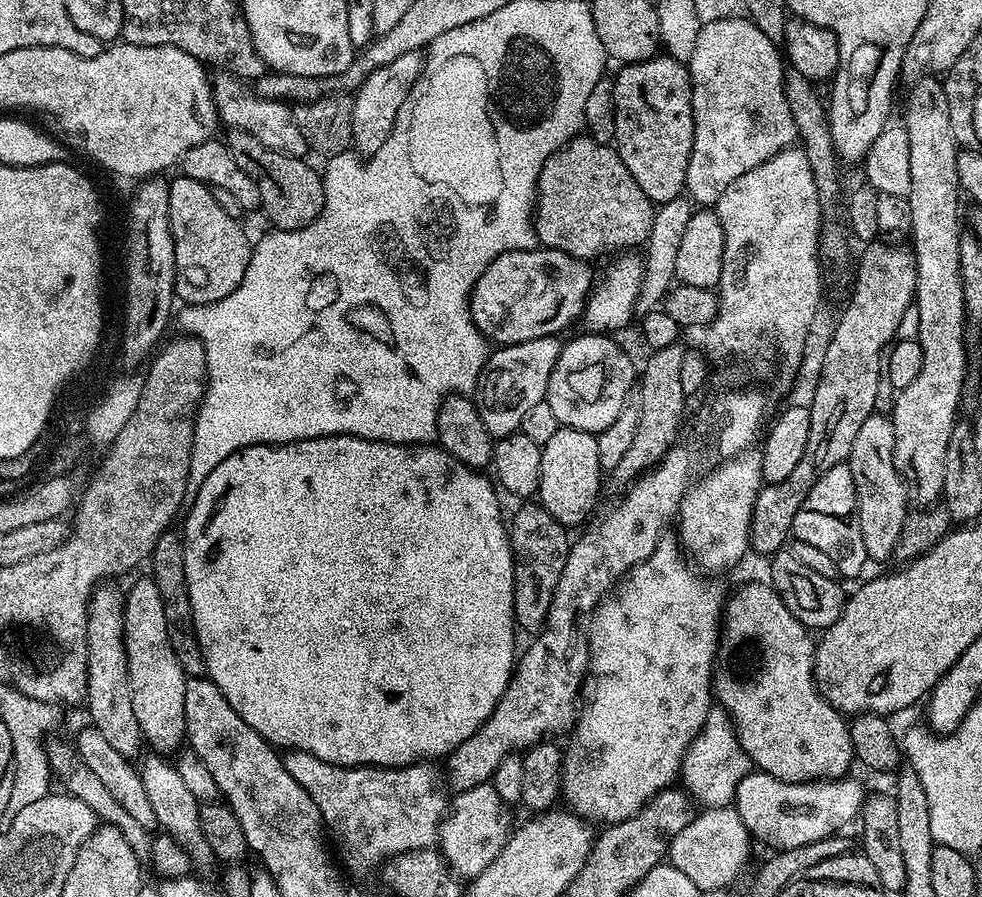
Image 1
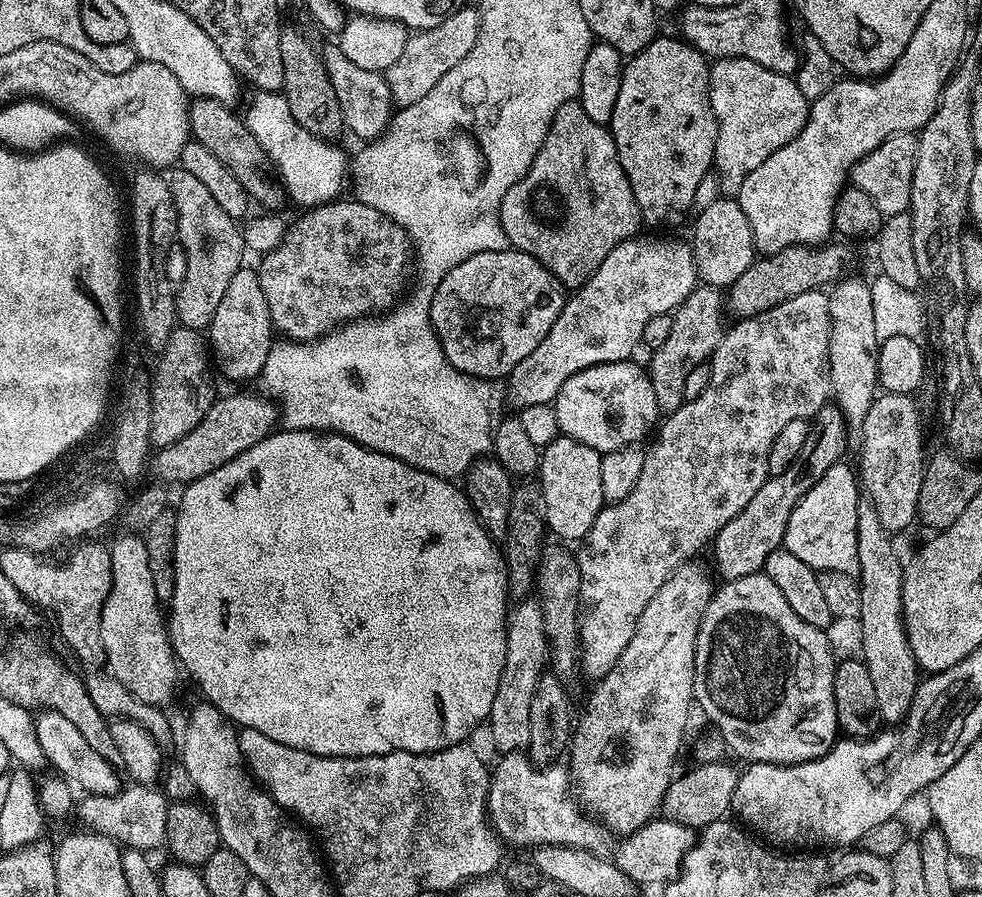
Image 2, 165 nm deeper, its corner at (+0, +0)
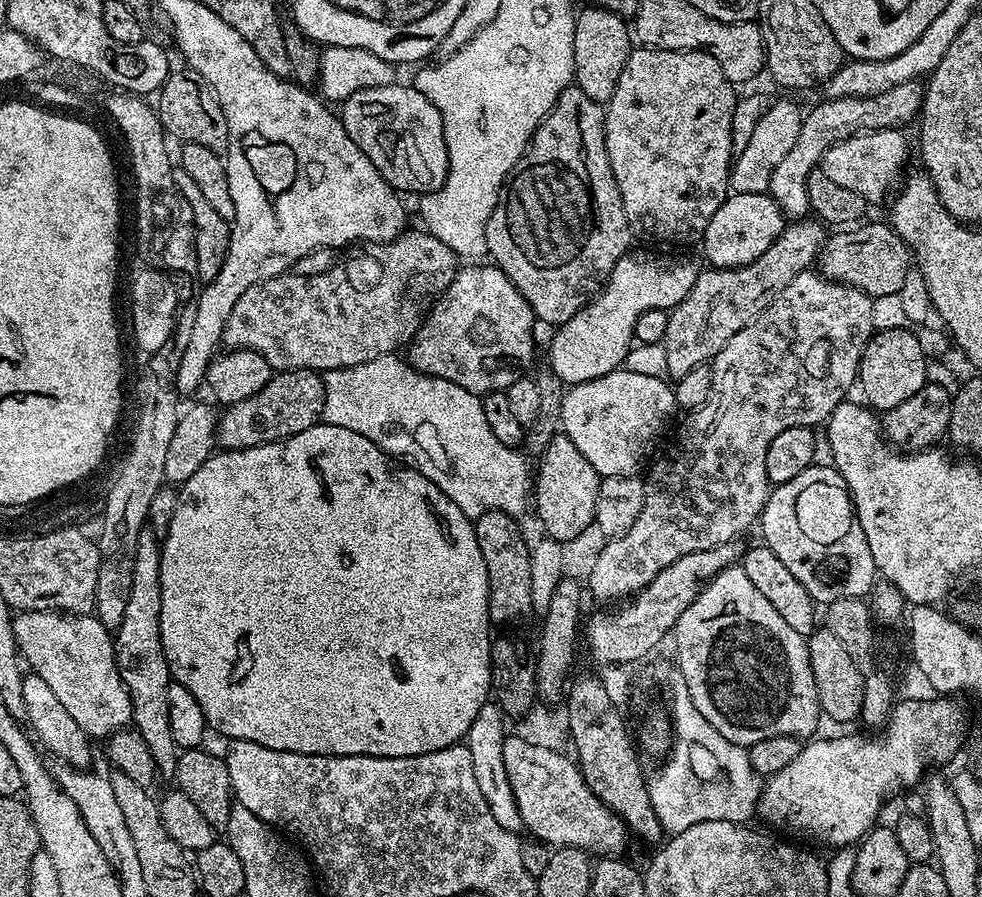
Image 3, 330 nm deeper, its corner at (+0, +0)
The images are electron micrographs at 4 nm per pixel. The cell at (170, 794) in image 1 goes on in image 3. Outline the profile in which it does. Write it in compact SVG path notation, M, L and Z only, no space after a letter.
M20 612L12 621L12 629L14 630L14 638L16 646L20 649L21 657L26 661L27 667L31 669L35 675L42 678L42 682L50 685L51 692L58 697L58 702L62 702L62 707L74 717L74 722L78 722L78 726L82 726L82 730L89 738L107 738L127 729L132 724L132 703L130 702L130 694L128 687L122 682L120 671L116 665L116 645L114 643L113 633L106 626L102 626L102 622L95 614L65 614L63 612Z

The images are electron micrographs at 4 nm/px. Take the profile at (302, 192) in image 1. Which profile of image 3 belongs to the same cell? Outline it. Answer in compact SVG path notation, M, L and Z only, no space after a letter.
M180 66L180 69L169 71L166 82L160 87L158 93L158 111L160 121L165 133L173 141L186 144L206 146L206 150L224 154L228 150L228 127L226 118L222 114L222 106L218 98L210 90L210 86L204 83L202 74L198 74L193 68Z

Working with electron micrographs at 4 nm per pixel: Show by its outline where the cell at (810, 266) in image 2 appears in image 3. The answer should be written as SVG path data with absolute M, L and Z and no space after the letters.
M861 223L851 230L836 230L827 237L818 257L818 271L828 280L857 288L873 298L902 290L910 269L910 249L887 223Z

